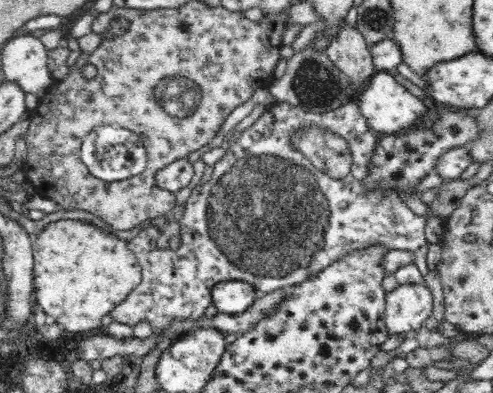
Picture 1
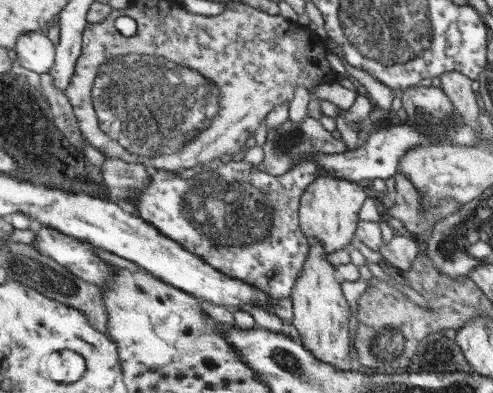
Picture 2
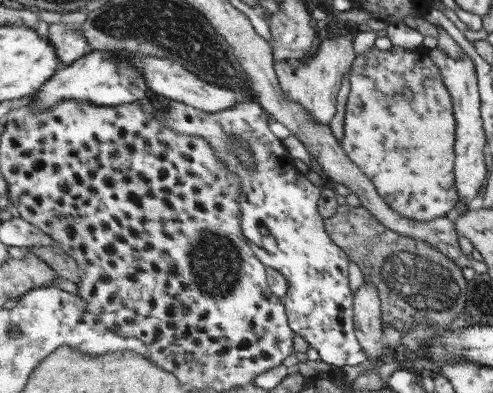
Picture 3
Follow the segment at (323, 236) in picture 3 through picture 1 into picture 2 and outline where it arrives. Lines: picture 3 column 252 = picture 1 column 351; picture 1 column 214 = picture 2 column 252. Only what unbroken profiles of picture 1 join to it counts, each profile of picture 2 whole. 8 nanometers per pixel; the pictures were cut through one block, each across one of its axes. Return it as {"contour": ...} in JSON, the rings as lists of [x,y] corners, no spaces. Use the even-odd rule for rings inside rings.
{"contour":[[[229,162],[219,170],[207,170],[201,176],[195,176],[191,182],[183,182],[175,172],[155,170],[151,184],[145,186],[139,200],[139,216],[159,228],[165,236],[179,242],[185,250],[205,258],[211,266],[225,272],[231,278],[259,286],[273,300],[267,306],[261,306],[265,312],[275,314],[273,304],[281,298],[291,298],[297,286],[297,280],[305,272],[305,264],[311,254],[311,242],[307,232],[301,230],[301,198],[309,186],[321,176],[321,168],[313,162],[301,162],[285,176],[271,176],[257,170],[249,162]]]}

